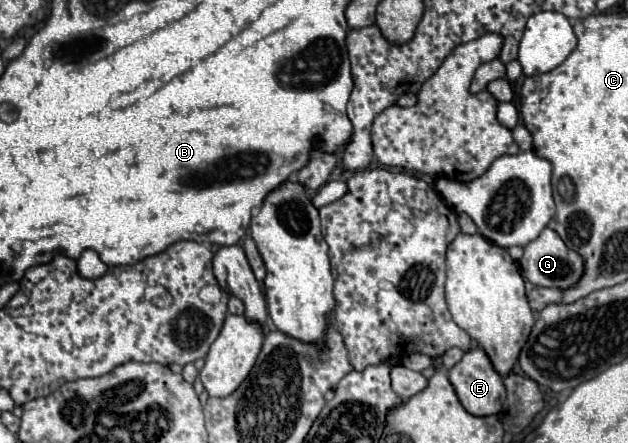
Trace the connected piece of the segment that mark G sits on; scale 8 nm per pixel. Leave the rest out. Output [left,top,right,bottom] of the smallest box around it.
[519,227,583,289]

